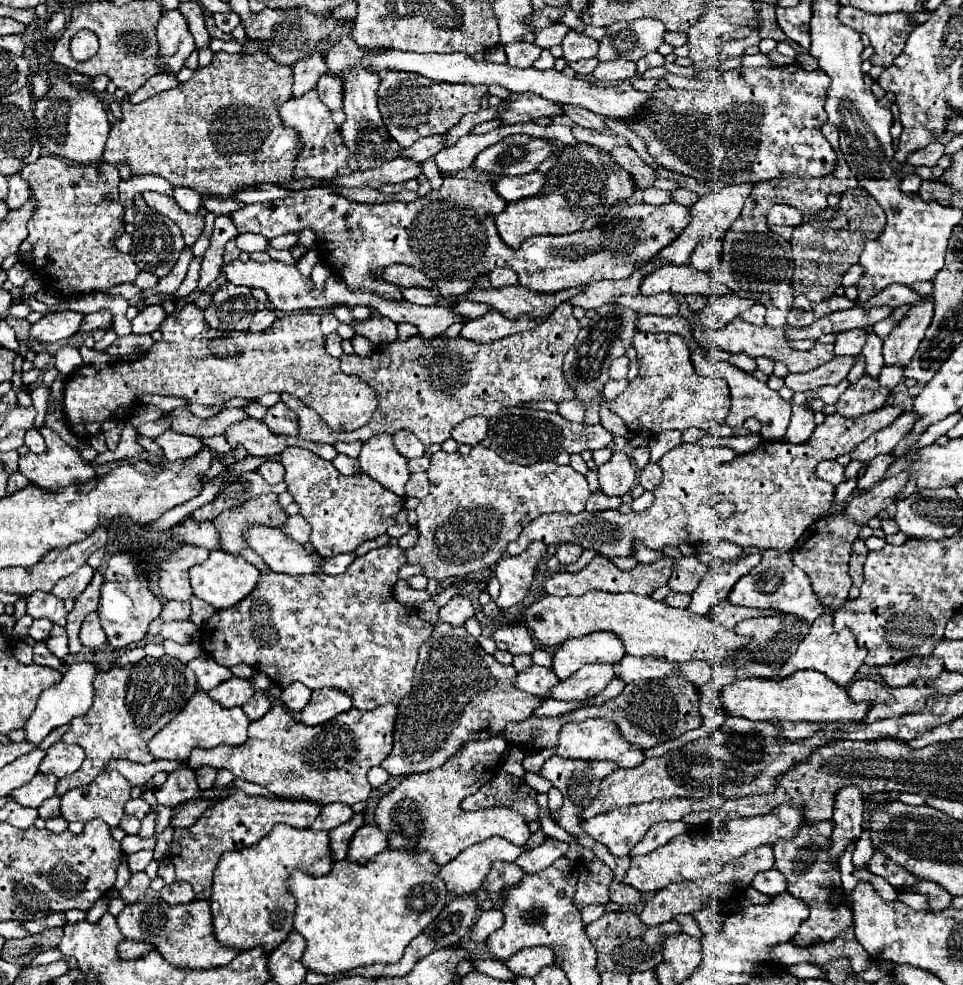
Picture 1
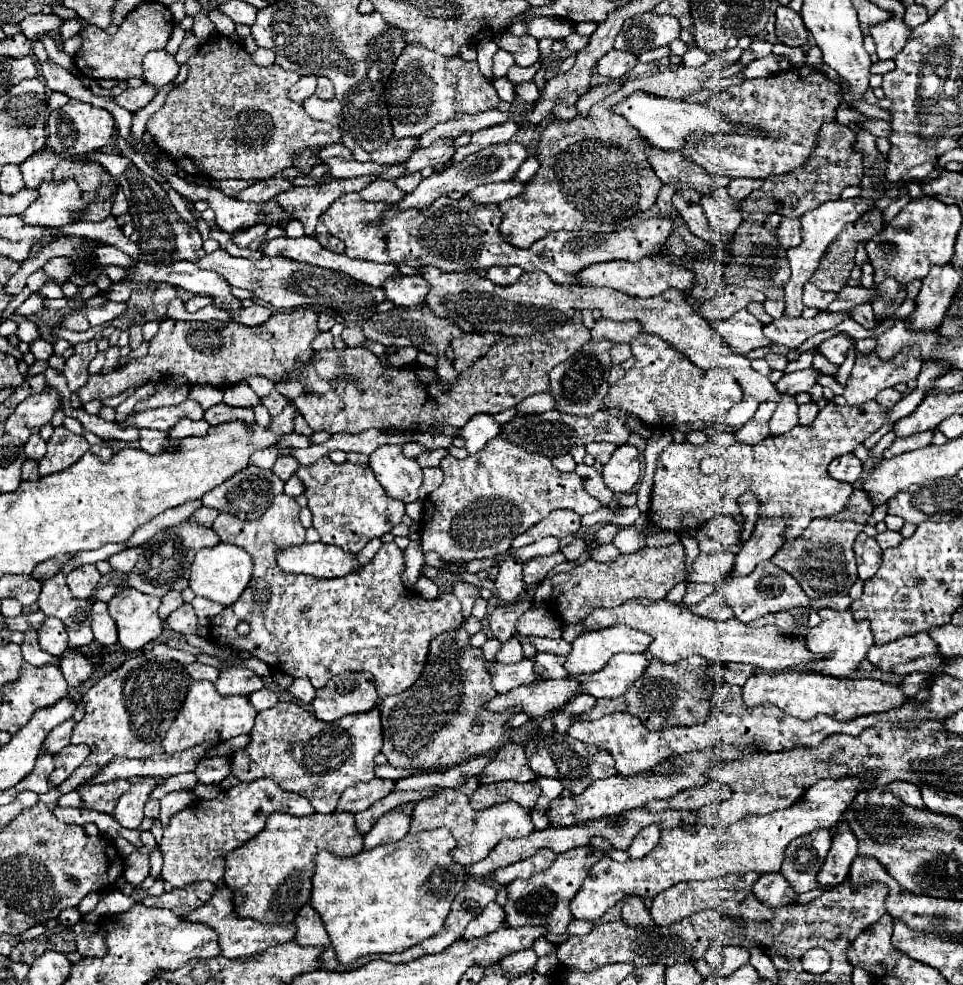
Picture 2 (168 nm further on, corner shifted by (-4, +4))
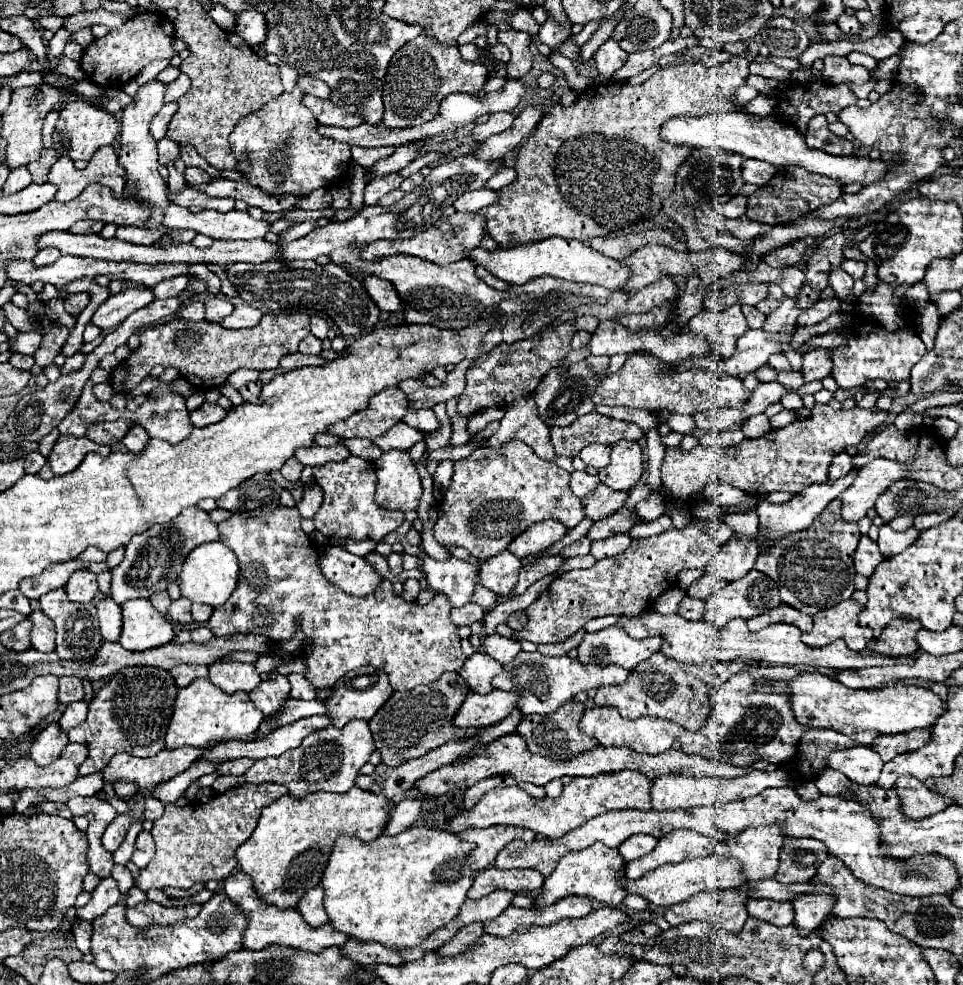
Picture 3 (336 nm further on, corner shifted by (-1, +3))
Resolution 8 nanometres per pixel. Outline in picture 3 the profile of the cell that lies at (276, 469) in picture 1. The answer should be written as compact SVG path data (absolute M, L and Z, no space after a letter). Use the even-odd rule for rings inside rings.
M291 458L291 460L287 460L287 464L281 468L281 474L287 478L287 480L291 480L291 482L297 482L299 478L301 478L301 472L303 472L303 464L297 460L297 458Z

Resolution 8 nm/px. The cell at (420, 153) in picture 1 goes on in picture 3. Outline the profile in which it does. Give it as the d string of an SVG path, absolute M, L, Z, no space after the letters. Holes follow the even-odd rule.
M353 146L353 160L363 166L369 168L373 166L377 160L383 160L387 156L393 154L395 148L361 148L361 146Z

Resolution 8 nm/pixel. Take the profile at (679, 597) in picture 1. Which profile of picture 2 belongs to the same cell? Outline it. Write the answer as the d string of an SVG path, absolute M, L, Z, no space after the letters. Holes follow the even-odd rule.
M686 583L684 605L686 607L696 605L700 599L704 599L710 593L714 593L714 589L716 589L716 585L712 585L712 583Z

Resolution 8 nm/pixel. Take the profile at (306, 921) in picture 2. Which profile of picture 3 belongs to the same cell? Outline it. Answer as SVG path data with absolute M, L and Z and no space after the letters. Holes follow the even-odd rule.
M317 884L317 886L313 886L311 890L307 890L305 896L303 896L303 900L299 900L297 910L303 914L303 918L305 918L311 926L317 928L317 926L325 924L329 918L327 918L325 906L323 906L323 886Z

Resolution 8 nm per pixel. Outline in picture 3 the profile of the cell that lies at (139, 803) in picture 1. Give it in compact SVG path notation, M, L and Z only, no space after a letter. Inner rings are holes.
M149 797L145 802L144 818L155 821L159 819L164 813L164 804L152 797Z

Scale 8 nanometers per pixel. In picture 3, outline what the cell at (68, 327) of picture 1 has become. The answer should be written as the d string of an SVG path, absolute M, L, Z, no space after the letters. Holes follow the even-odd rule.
M127 288L119 294L109 296L95 312L91 322L99 326L101 330L111 330L117 328L129 314L133 314L139 308L149 306L155 300L155 294L151 288Z

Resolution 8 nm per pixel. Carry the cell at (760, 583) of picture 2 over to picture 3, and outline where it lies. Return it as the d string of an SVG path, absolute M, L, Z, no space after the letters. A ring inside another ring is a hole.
M751 570L745 578L741 580L735 580L735 582L729 582L727 586L723 586L719 592L711 594L707 600L705 600L705 614L703 614L703 620L715 624L715 628L723 628L729 620L733 618L743 618L743 620L749 620L749 618L755 618L755 616L761 616L765 612L769 612L771 608L779 606L781 600L779 600L779 592L773 584L773 580L769 580L767 576L763 576L761 572L757 570Z

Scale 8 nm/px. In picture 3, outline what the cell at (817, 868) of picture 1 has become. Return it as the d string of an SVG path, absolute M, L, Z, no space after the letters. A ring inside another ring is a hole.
M785 840L781 848L781 864L775 878L781 884L799 884L799 880L811 878L811 872L819 868L819 860L825 860L827 856L829 852L823 842Z

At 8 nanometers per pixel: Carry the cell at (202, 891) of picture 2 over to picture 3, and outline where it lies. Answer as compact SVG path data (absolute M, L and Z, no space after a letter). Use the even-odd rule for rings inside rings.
M145 900L133 908L127 908L125 918L131 926L143 930L143 928L149 928L151 924L169 926L169 924L175 924L185 918L195 918L199 912L201 912L201 904L189 904L183 908L165 908L157 902Z

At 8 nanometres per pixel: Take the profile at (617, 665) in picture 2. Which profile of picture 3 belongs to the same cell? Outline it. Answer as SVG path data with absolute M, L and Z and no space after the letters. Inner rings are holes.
M519 652L511 662L503 664L503 672L497 674L491 684L499 690L509 690L519 696L517 706L523 714L551 714L559 706L563 706L569 698L579 694L581 690L589 692L591 688L601 688L609 684L621 684L629 676L629 670L619 666L585 666L579 660L571 660L569 656L543 656L541 652Z

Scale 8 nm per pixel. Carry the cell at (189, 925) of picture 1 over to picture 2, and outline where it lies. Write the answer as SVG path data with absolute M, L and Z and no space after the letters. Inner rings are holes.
M218 887L208 903L200 905L190 915L182 917L182 919L190 919L192 923L202 923L202 925L208 925L210 929L214 929L218 933L218 945L220 945L220 955L222 957L226 957L226 959L250 957L258 951L264 951L266 947L270 947L274 943L284 943L284 941L294 939L294 923L290 923L290 927L282 927L282 925L254 923L252 919L238 919L234 915L234 909L230 907L230 899L232 899L230 889L228 887Z

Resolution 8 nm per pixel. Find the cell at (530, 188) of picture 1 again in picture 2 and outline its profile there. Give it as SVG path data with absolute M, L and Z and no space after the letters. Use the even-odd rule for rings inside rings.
M504 181L504 183L488 183L488 185L480 185L476 189L470 191L470 197L478 203L502 203L506 199L512 199L516 195L520 195L524 191L526 183L520 181Z

